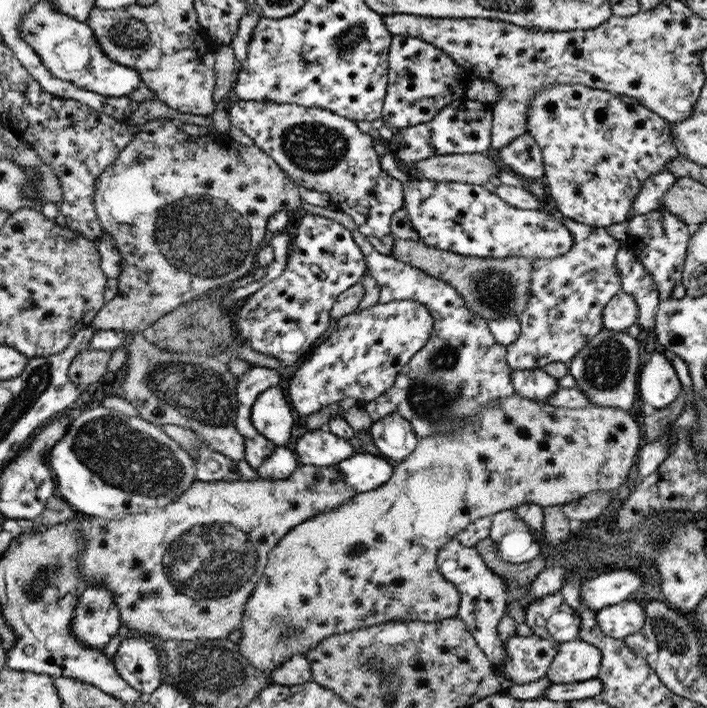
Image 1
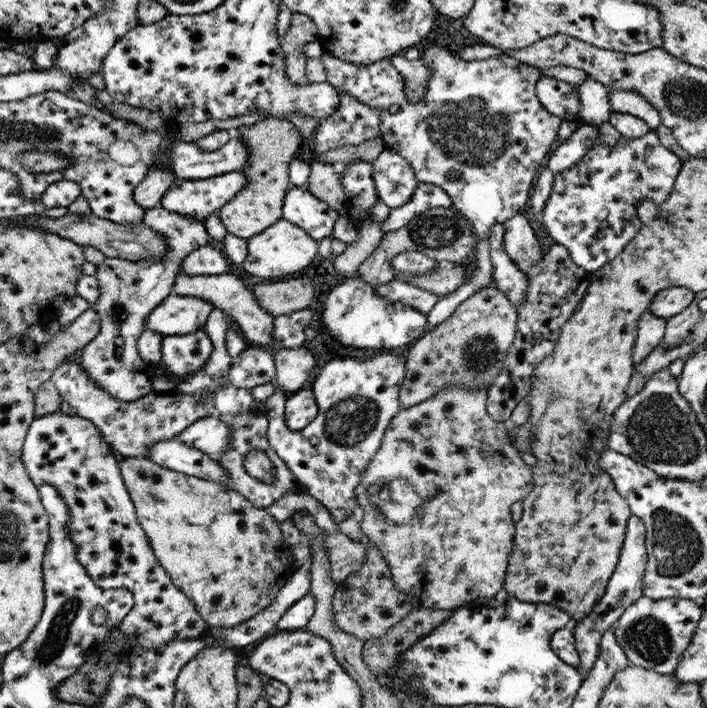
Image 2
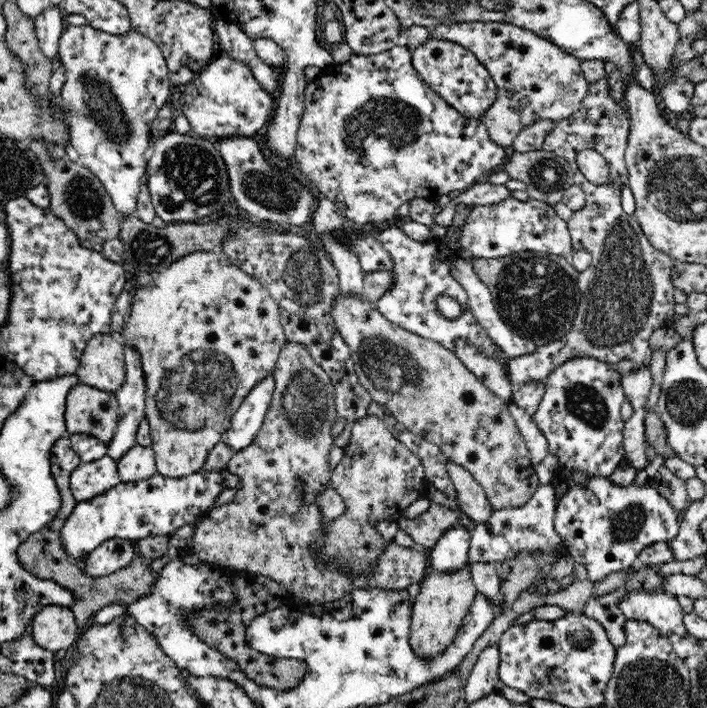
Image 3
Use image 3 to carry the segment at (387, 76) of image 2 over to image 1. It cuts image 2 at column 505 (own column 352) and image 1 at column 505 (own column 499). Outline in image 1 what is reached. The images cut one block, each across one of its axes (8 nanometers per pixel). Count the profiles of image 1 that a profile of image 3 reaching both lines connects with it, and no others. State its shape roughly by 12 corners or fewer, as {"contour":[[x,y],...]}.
{"contour":[[530,133],[493,153],[527,180],[544,174],[542,150]]}

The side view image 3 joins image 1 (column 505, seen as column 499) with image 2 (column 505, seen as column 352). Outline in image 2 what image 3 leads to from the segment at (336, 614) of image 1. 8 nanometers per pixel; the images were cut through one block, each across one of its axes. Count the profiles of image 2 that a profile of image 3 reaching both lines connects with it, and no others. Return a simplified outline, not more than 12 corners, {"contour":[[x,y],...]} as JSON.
{"contour":[[494,286],[407,347],[401,410],[489,388],[516,338]]}

